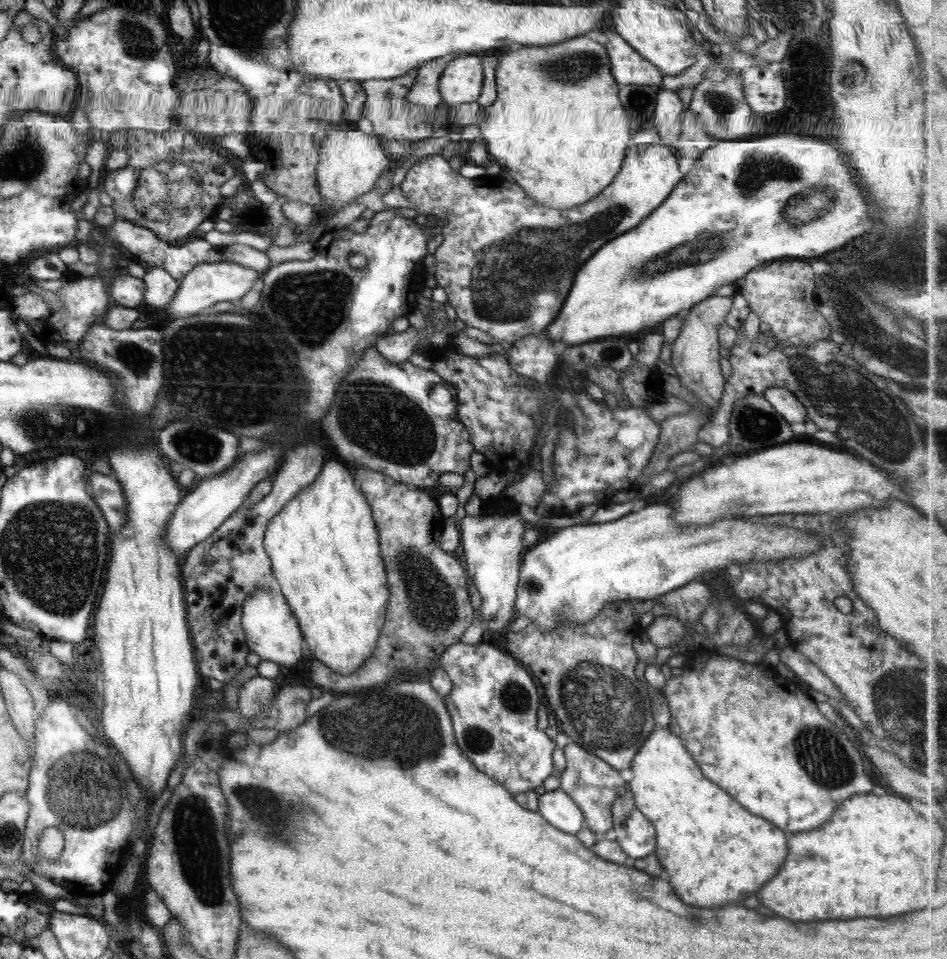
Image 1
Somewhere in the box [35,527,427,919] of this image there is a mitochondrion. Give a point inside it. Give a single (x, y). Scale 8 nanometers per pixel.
(80, 790)

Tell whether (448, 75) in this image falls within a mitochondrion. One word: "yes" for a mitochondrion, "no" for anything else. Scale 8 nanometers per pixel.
no

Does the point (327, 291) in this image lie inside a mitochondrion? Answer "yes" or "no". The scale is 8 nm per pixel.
yes

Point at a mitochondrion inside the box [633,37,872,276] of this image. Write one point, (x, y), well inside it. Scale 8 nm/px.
(705, 249)

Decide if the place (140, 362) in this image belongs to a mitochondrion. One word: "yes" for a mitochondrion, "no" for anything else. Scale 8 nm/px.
yes

